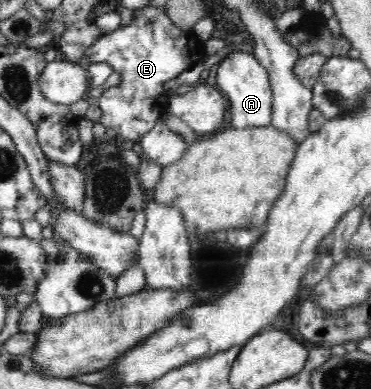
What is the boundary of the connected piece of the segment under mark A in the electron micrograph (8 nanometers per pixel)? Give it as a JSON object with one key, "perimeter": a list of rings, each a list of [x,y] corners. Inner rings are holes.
{"perimeter":[[[235,49],[219,62],[216,72],[216,86],[229,100],[227,128],[264,128],[271,125],[273,113],[273,92],[268,71],[260,61],[249,53]]]}

